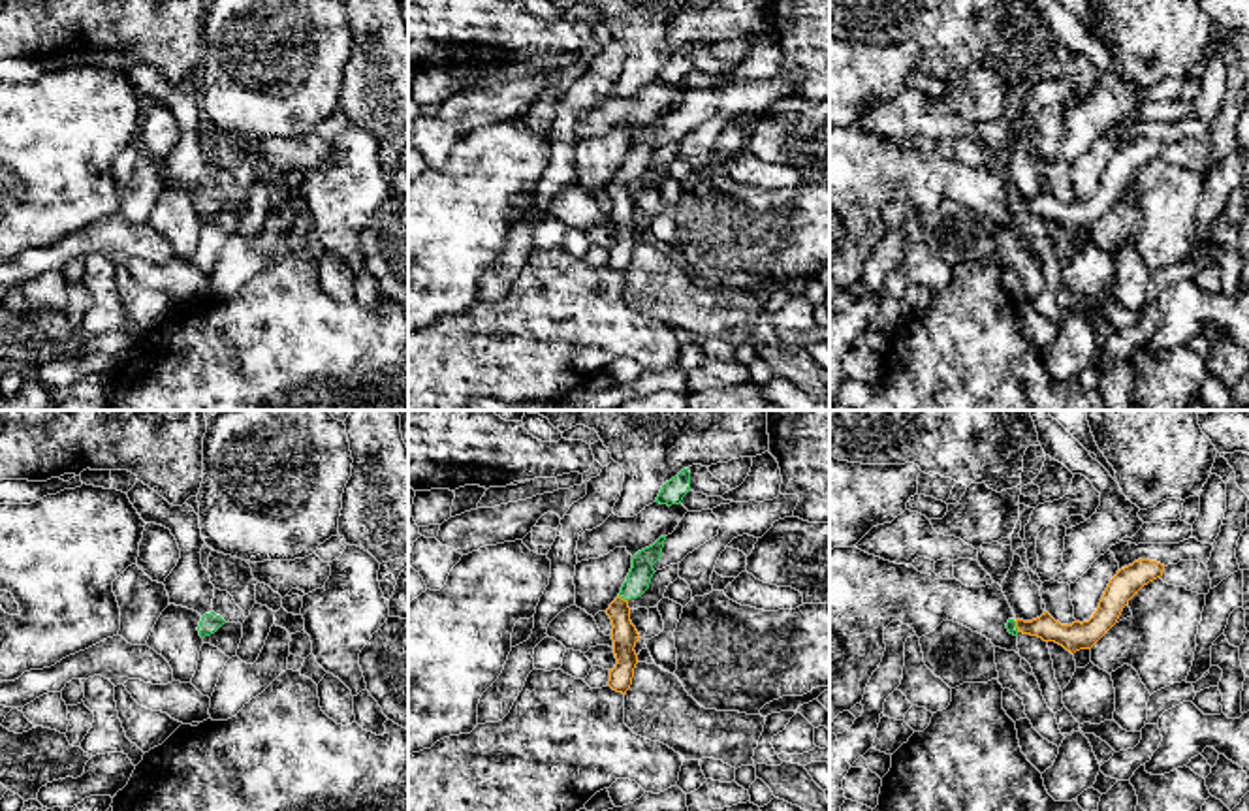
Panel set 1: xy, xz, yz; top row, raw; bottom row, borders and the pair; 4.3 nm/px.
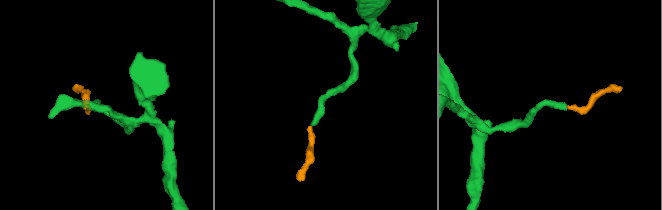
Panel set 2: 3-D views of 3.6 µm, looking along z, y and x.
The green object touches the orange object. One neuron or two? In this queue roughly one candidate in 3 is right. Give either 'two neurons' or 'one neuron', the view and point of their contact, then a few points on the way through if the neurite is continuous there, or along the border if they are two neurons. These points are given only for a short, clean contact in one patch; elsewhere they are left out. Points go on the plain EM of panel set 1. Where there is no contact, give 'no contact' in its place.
one neuron | xz (623, 175) | across xz (640, 153), (638, 160), (623, 175), (623, 211)

